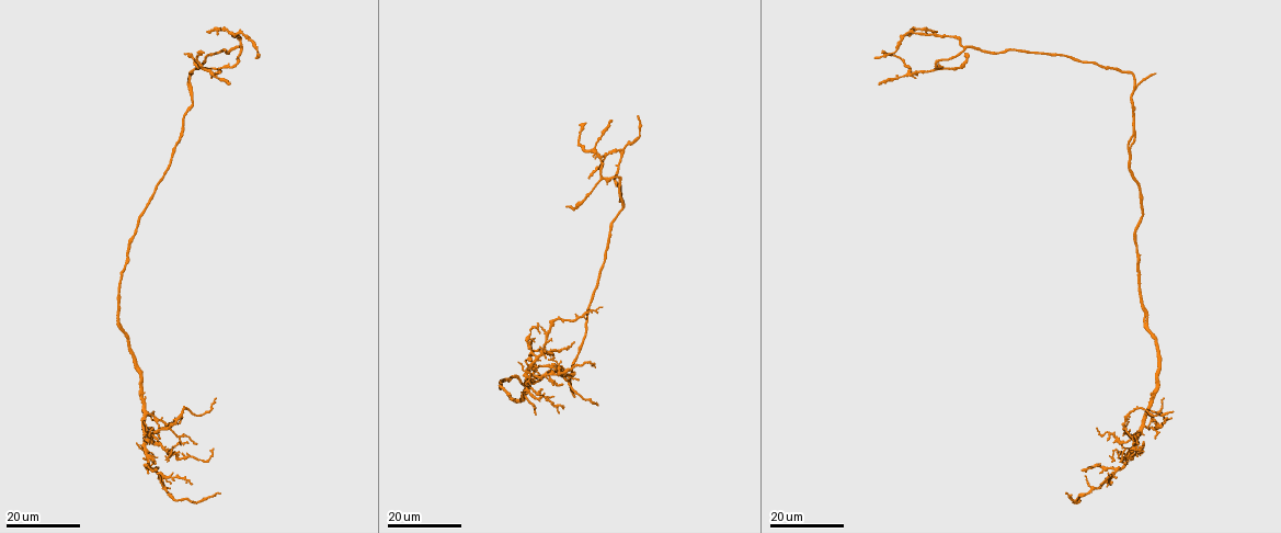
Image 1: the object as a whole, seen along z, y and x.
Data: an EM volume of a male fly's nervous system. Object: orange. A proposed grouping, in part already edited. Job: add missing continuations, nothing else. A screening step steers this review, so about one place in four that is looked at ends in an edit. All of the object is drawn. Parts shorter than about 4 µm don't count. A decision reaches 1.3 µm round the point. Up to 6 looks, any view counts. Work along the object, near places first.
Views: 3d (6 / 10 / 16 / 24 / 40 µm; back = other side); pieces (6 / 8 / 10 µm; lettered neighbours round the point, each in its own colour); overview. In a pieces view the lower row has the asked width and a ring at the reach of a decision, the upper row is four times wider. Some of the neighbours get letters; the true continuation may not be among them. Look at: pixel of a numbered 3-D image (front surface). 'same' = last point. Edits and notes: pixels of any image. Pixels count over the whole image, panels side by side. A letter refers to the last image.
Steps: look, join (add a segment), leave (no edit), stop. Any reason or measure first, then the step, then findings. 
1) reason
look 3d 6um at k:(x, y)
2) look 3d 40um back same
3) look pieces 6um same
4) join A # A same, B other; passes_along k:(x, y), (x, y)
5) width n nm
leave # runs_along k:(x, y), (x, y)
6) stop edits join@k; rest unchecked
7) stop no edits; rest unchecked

branch stops here
look 3d 16um at 1:(584, 123)

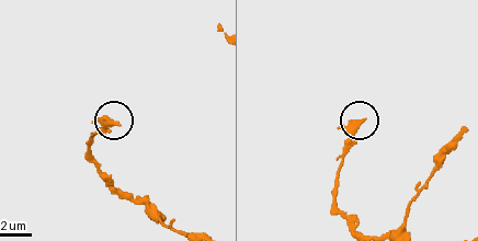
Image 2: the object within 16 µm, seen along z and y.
look pieces 8um at 2:(362, 120)

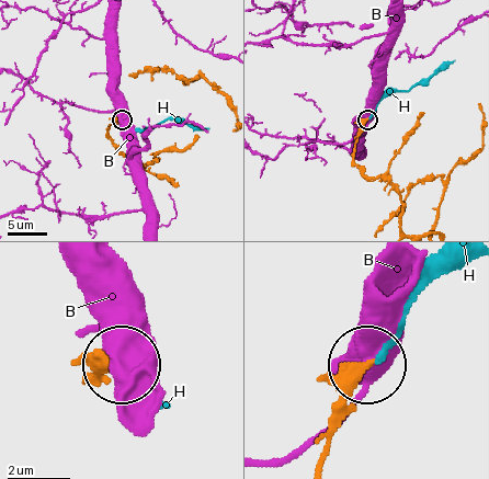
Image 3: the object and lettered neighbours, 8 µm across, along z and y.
leave # B other, H other; runs_along 3:(318, 468), (340, 397), (363, 368); no lettered segment goes on from it

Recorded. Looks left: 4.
branch stops here
look 3d 24um at 1:(637, 114)

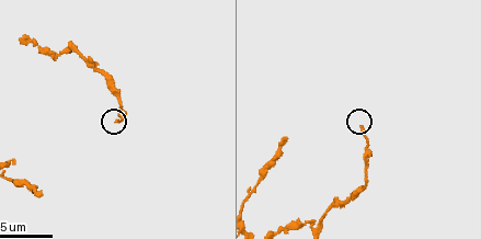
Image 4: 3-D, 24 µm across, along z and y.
look pieces 10um at 4:(116, 120)

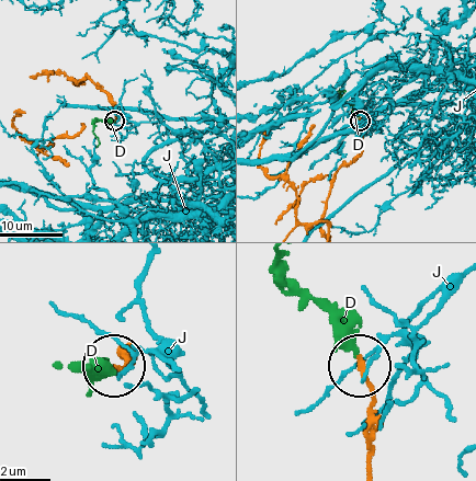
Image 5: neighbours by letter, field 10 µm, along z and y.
width 190 nm
join D # D same, J other; the cell continues

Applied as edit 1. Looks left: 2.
free end
look 3d 16um at 1:(1153, 75)

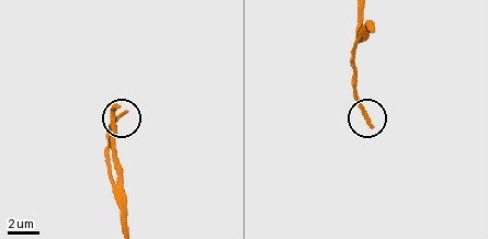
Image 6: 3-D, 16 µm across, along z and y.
look pieces 6um at 6:(124, 114)

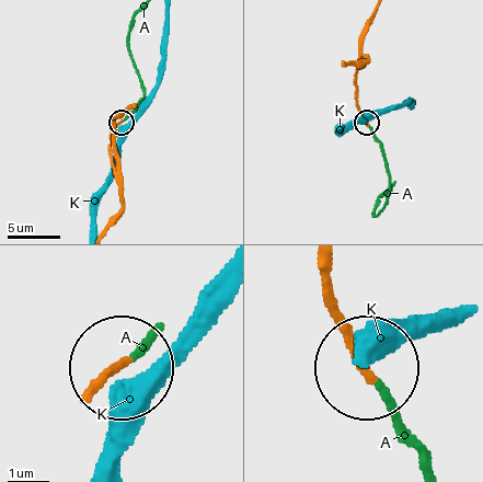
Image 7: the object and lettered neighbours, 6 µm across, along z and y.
join A # A same, K other; passes_along 7:(322, 286), (421, 465); it goes on there

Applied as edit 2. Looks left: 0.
stop edits join@5, join@7; rest unchecked

